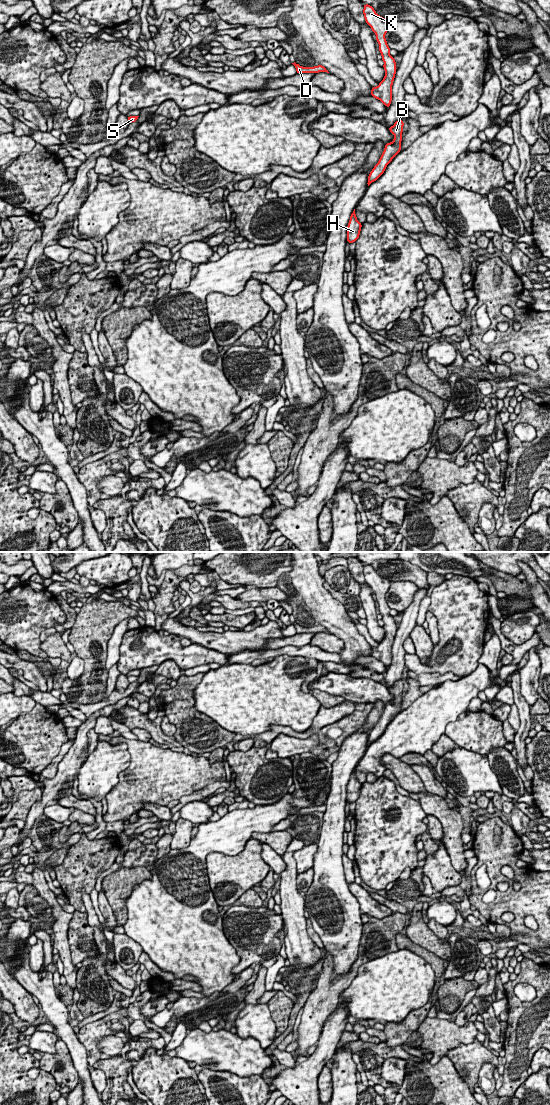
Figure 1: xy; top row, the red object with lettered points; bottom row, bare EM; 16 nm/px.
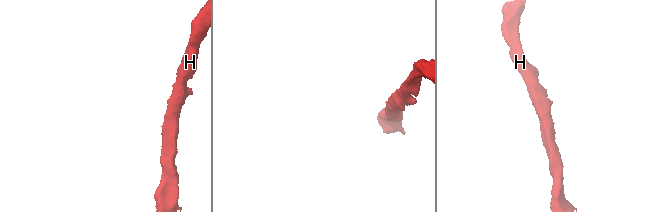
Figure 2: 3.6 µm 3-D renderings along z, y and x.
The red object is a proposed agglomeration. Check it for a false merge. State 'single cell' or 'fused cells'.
single cell

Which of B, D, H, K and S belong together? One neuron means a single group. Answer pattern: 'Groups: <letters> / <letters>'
Groups: B D H K S

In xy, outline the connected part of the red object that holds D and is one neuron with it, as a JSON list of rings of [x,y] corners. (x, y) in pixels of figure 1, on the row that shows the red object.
[[[295,62],[292,64],[295,66],[297,74],[299,73],[319,73],[319,72],[329,73],[328,70],[323,65],[318,65],[318,66],[307,68],[307,67],[300,66],[299,64]]]

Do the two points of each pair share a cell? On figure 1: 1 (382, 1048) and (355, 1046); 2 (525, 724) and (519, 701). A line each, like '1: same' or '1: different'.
1: same
2: same

